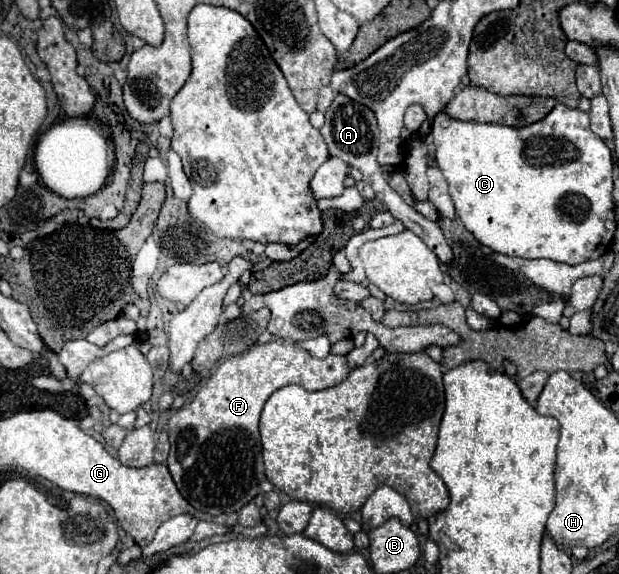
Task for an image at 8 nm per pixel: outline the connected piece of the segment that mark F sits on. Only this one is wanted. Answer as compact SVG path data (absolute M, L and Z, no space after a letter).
M281 341L257 345L243 355L221 361L195 399L169 417L171 453L167 467L181 495L197 511L209 515L233 513L245 507L265 481L259 415L269 395L287 383L321 391L345 381L349 371L347 359L341 355L329 353L325 359L315 359L309 351Z

